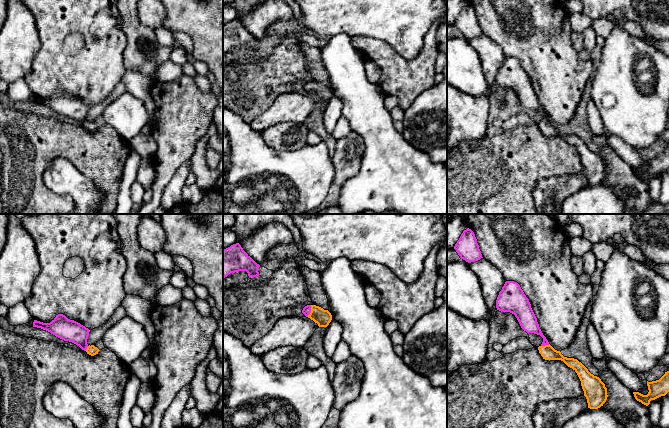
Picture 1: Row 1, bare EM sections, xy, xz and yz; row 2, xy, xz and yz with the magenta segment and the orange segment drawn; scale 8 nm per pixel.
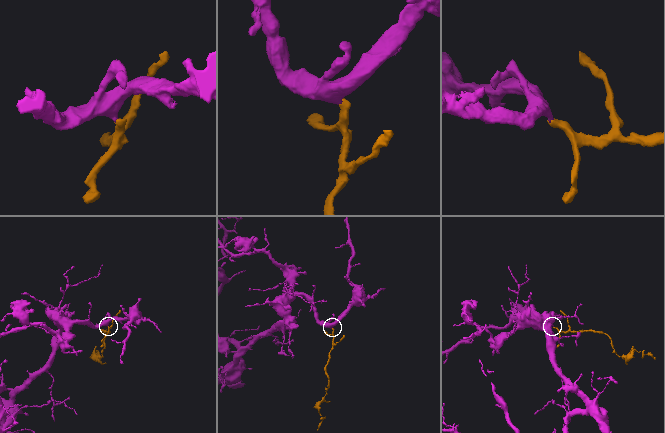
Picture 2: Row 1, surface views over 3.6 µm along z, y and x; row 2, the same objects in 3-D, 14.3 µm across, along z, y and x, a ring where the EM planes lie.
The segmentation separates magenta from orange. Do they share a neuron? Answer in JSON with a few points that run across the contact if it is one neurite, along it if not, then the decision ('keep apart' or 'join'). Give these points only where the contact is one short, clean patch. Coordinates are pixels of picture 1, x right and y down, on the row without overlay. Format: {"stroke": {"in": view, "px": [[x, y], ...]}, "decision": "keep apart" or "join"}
{"stroke": {"in": "xz", "px": [[306, 86], [310, 87], [322, 93]]}, "decision": "join"}

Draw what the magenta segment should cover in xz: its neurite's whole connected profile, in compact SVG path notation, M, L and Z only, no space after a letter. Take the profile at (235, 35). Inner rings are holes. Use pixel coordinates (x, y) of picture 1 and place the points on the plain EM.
M239 19L223 26L223 54L239 47L246 47L249 53L257 53L260 51L259 43Z

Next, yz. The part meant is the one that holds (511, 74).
M506 57L496 76L496 84L501 88L510 88L515 91L521 104L527 109L534 109L543 114L538 123L539 129L545 136L561 136L572 144L578 151L588 184L598 185L607 176L607 164L601 155L591 150L577 135L564 133L560 127L555 126L543 111L537 94L531 84L529 75L520 61L514 57Z

